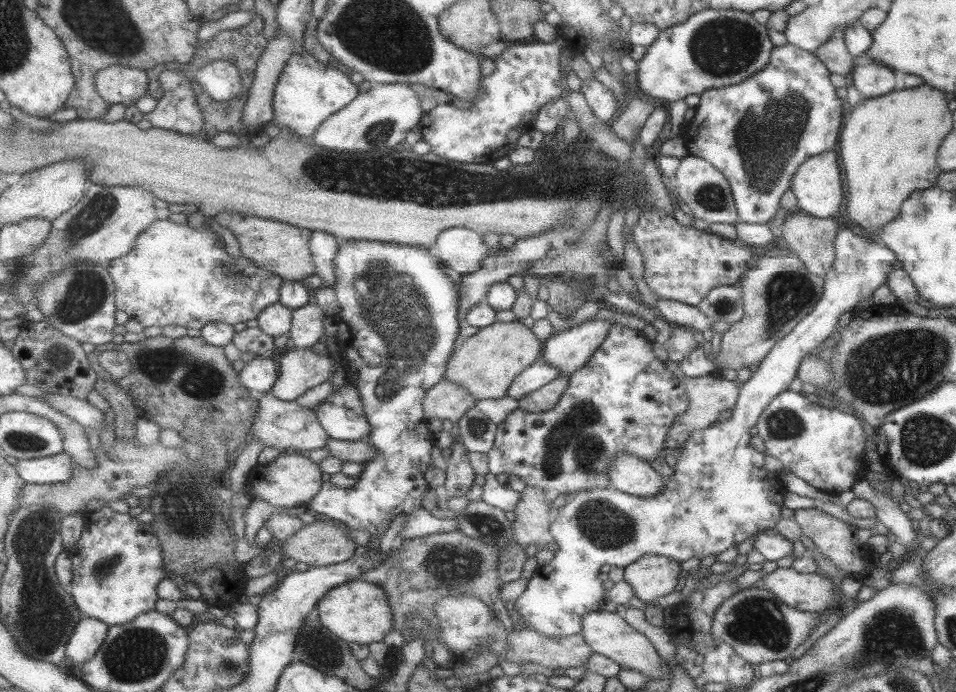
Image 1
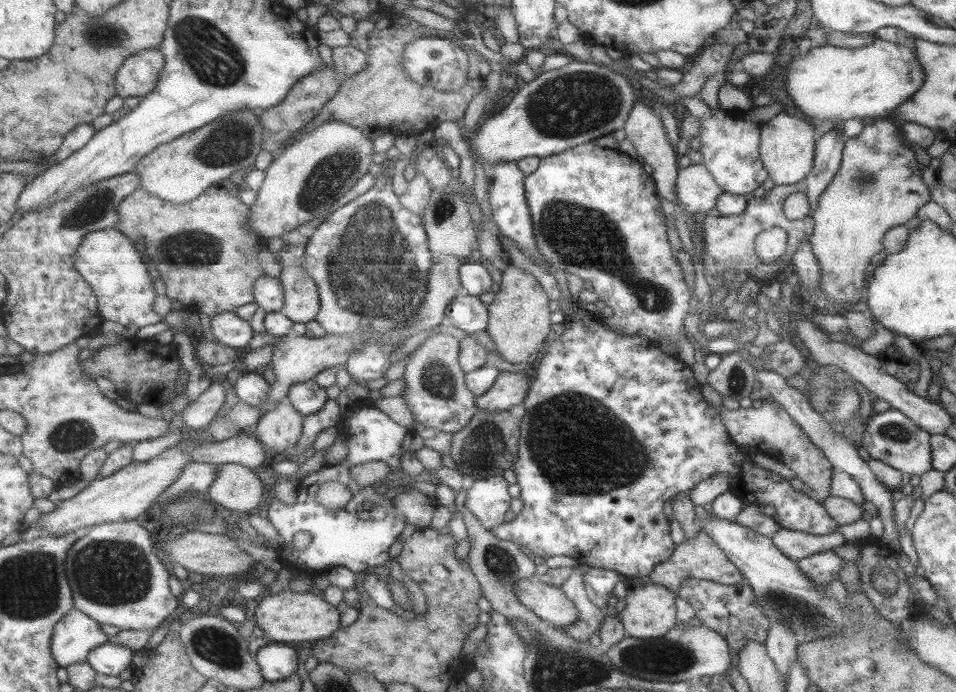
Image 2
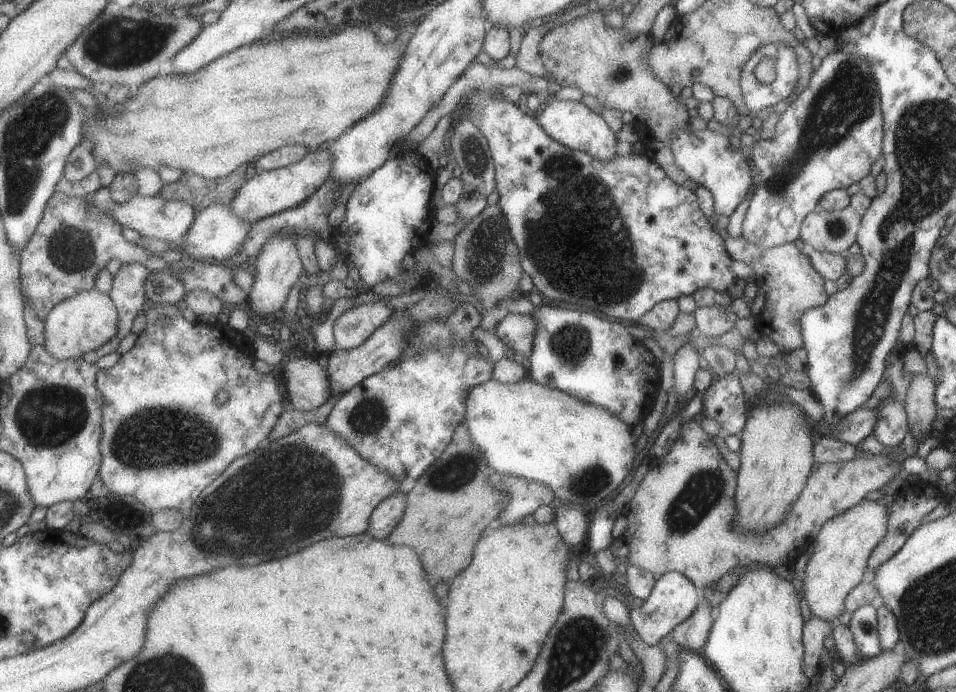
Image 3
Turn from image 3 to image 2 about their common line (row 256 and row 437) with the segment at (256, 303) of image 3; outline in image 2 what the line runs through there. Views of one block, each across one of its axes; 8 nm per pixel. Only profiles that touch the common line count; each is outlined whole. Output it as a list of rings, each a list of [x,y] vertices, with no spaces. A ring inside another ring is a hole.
[[[289,401],[281,402],[261,416],[253,432],[267,447],[289,455],[302,439],[305,419]]]

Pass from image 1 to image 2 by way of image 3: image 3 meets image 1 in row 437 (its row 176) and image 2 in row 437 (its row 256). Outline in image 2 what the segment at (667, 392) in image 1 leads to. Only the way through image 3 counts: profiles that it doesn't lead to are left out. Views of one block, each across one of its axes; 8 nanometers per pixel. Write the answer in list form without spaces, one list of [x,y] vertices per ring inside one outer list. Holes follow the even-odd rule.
[[[571,297],[569,314],[565,316],[565,333],[561,338],[551,341],[549,351],[536,363],[533,382],[529,394],[524,400],[525,415],[522,419],[522,439],[520,440],[520,455],[515,463],[518,484],[521,487],[520,497],[525,502],[525,508],[513,522],[505,522],[495,530],[495,536],[519,544],[523,550],[535,559],[545,561],[553,556],[571,556],[583,566],[608,569],[621,573],[625,578],[647,576],[655,565],[669,559],[674,553],[673,540],[670,538],[670,525],[662,510],[663,504],[678,492],[687,492],[702,480],[707,480],[718,473],[724,472],[728,478],[729,490],[743,502],[771,506],[773,518],[782,528],[803,532],[809,535],[822,536],[838,531],[838,525],[825,512],[819,501],[807,494],[795,490],[787,479],[780,474],[757,466],[751,458],[731,440],[720,414],[715,412],[701,397],[701,385],[693,377],[690,367],[677,357],[667,356],[658,347],[659,342],[639,336],[638,334],[621,334],[609,331],[601,319],[593,317],[593,310]]]

